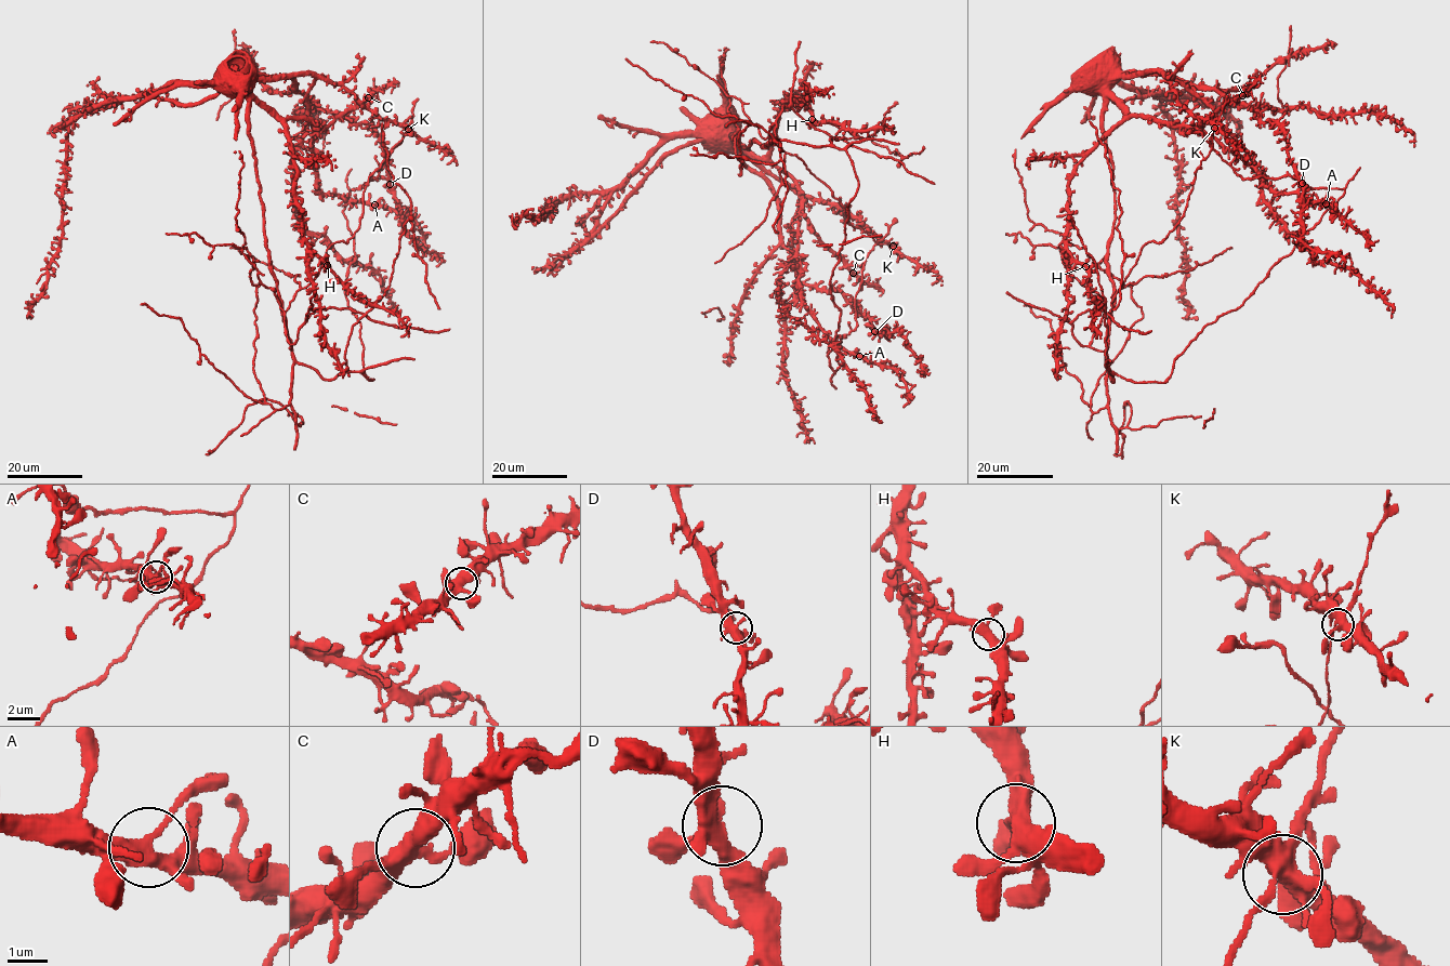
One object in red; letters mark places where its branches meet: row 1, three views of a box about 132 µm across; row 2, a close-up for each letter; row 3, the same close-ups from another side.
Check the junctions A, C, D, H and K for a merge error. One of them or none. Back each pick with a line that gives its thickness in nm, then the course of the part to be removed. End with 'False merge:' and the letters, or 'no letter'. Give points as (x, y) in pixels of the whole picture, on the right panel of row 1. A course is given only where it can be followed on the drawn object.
False merge: no letter

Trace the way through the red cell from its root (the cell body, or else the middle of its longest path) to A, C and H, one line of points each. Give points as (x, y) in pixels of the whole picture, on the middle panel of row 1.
A: (747, 147), (756, 156), (780, 167), (795, 183), (801, 196), (801, 300), (831, 338), (859, 356)
C: (747, 147), (756, 156), (773, 161), (792, 180), (811, 228), (853, 273)
H: (747, 147), (733, 136), (756, 156), (766, 155), (781, 102), (796, 101), (812, 119)

